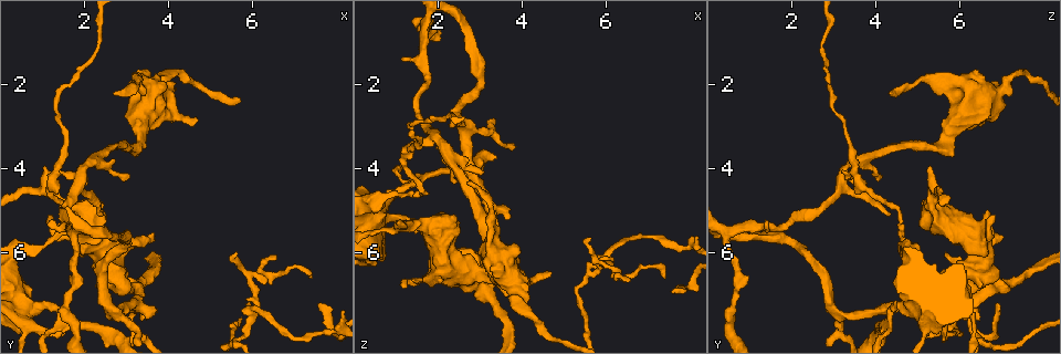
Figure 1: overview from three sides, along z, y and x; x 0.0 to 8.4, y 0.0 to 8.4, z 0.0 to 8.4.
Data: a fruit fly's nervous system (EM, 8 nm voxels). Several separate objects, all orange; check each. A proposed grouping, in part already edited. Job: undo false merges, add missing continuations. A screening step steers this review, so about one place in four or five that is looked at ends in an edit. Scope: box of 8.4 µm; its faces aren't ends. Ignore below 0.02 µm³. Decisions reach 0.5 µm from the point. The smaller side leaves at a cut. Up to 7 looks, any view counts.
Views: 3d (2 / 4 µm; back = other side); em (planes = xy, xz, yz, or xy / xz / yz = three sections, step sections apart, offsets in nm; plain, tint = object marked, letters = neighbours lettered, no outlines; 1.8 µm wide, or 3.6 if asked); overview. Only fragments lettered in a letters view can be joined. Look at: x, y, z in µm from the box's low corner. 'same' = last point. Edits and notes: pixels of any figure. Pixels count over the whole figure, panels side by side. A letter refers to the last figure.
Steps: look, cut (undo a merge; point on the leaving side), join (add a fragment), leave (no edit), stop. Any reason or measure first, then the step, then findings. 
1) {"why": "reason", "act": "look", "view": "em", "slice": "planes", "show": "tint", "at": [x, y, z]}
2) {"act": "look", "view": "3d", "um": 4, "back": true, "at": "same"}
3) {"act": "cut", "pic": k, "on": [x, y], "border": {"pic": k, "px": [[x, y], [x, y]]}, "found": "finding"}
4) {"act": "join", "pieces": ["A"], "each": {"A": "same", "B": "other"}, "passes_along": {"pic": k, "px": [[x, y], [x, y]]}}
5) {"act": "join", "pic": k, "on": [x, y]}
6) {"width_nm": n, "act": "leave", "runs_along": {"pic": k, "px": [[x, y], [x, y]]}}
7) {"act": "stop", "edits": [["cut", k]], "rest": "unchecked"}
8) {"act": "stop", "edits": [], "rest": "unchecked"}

{"why": "side arm on a straight run", "act": "look", "view": "em", "slice": "planes", "show": "letters", "at": [1.85, 4.15, 3.30]}

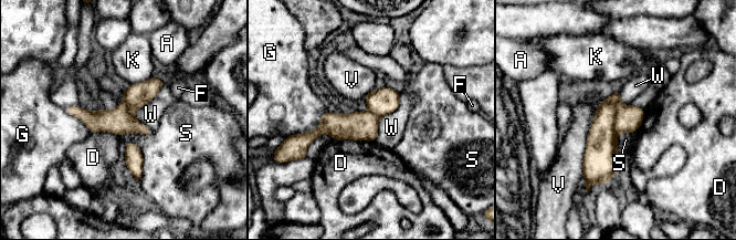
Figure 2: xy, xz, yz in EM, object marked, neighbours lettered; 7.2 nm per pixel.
{"width_nm": 200, "act": "cut", "pic": 2, "on": [629, 118], "each": {"A": "other", "D": "other", "F": "other", "G": "other", "K": "other", "S": "other", "V": "other", "W": "other"}, "border": {"pic": 2, "px": [[620, 101], [614, 120], [617, 135]]}, "found": "a second neuron is stuck on"}

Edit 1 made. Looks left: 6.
{"why": "calibre changes", "act": "look", "view": "3d", "um": 2, "at": [5.95, 7.30, 6.20]}

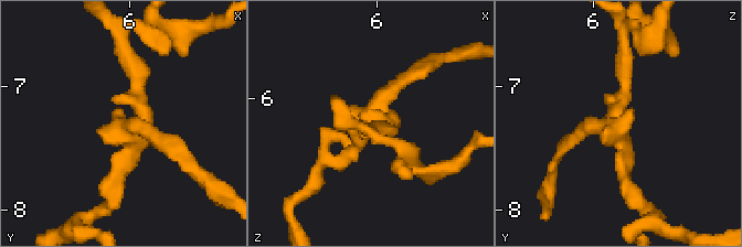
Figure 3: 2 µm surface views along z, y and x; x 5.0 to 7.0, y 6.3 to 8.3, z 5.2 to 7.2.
{"why": "now the EM", "act": "look", "view": "em", "slice": "planes", "show": "letters", "at": [5.96, 7.30, 6.18]}

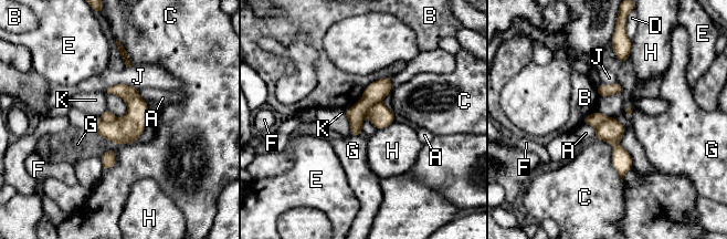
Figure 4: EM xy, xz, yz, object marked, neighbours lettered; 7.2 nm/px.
{"width_nm": 180, "act": "cut", "pic": 4, "on": [594, 120], "each": {"A": "other", "B": "other", "C": "other", "D": "other", "E": "other", "F": "other", "G": "other", "H": "other", "J": "other", "K": "other"}, "border": {"pic": 4, "px": [[613, 118], [602, 122], [596, 128]]}, "found": "two neurons meet here"}

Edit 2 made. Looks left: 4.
{"act": "look", "view": "overview"}

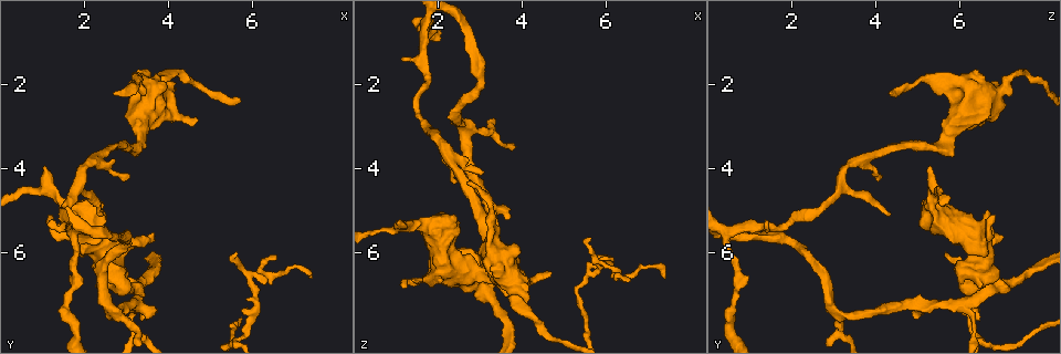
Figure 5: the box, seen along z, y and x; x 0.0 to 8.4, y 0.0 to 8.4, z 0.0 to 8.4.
{"why": "an open end", "act": "look", "view": "3d", "um": 4, "back": true, "at": [3.65, 7.40, 5.25]}

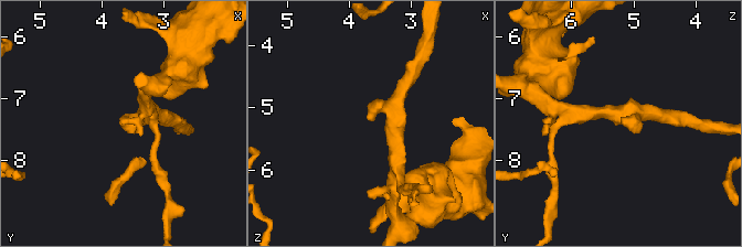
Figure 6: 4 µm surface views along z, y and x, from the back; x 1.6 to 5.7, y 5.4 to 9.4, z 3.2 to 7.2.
{"arm_widths_nm": [220, 240], "act": "look", "view": "em", "um": 3.6, "slice": "xy", "step": 8, "show": "letters", "at": [3.65, 7.40, 5.25]}

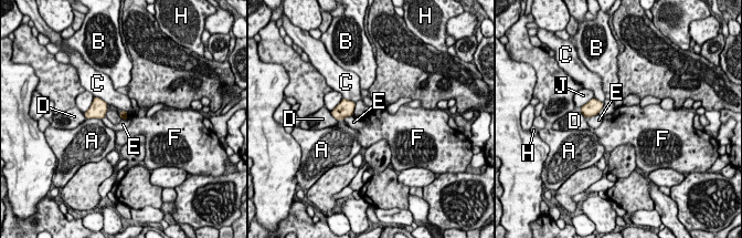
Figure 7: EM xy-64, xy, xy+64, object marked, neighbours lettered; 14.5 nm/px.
{"act": "look", "view": "em", "um": 3.6, "slice": "planes", "show": "letters", "at": "same"}

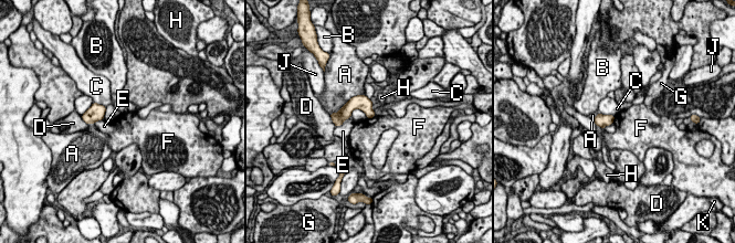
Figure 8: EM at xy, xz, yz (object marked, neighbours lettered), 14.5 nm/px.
{"act": "leave", "each": {"A": "other", "B": "other", "C": "other", "D": "other", "E": "other", "F": "other", "G": "other", "H": "other", "J": "other", "K": "other"}, "border": {"pic": 8, "px": [[375, 116], [367, 118]]}, "found": "none of them fits"}

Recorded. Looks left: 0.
{"act": "stop", "edits": [["cut", 2], ["cut", 4]], "rest": "unchecked"}

